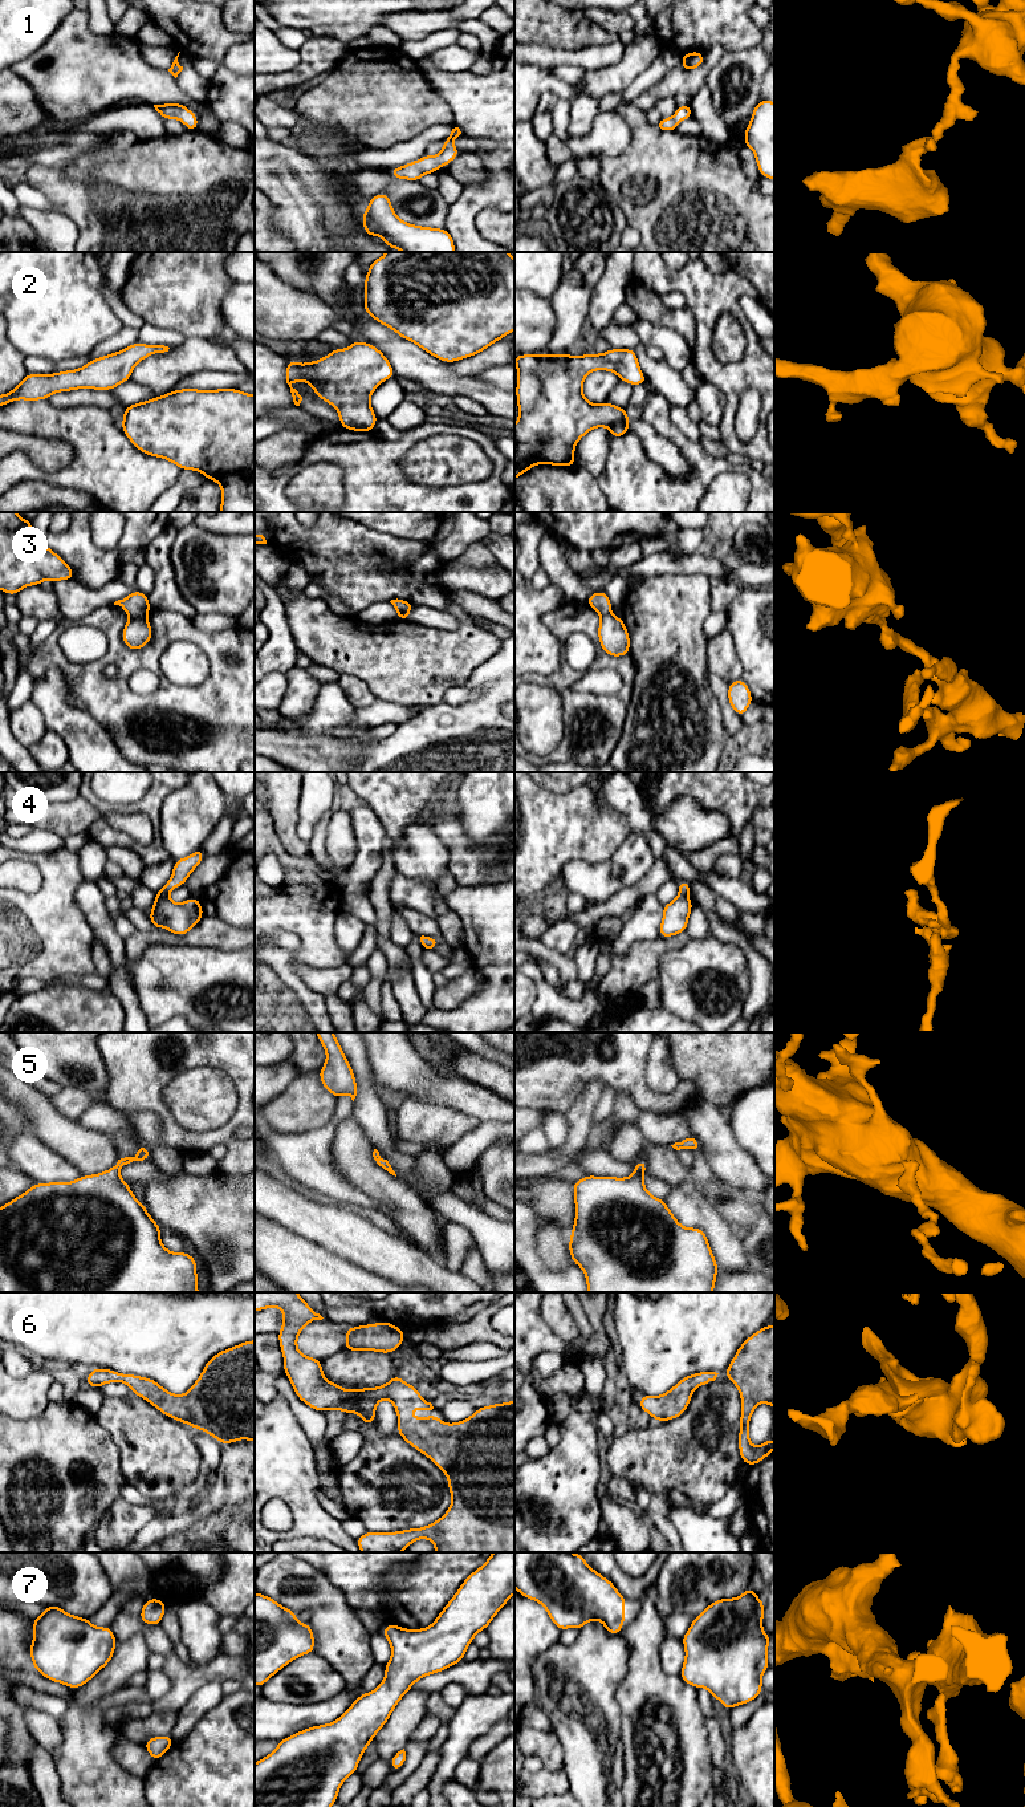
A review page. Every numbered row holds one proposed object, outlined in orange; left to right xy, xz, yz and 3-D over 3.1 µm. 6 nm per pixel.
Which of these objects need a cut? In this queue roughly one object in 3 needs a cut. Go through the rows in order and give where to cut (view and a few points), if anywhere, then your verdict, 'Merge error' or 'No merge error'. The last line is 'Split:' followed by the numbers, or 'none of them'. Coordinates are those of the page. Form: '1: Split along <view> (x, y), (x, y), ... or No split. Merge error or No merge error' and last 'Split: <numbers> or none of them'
1: No split. No merge error
2: No split. No merge error
3: Split along xy (145, 613), (131, 617). Merge error
4: No split. No merge error
5: No split. No merge error
6: No split. No merge error
7: No split. No merge error
Split: 3

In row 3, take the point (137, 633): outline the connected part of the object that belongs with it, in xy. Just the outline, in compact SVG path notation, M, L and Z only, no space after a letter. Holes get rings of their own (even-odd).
M146 614L131 617L122 630L122 639L130 650L141 650L151 638L152 629Z

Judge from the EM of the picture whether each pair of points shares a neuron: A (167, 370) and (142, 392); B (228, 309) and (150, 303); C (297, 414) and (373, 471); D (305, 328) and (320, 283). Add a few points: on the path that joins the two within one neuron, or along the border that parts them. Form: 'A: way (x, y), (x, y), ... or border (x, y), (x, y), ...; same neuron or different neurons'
A: border (129, 380), (146, 386), (155, 394), (163, 394); different neurons
B: border (234, 283), (220, 305), (220, 315), (238, 334); different neurons
C: border (322, 437), (310, 439); different neurons
D: border (287, 284), (320, 297), (342, 313); different neurons

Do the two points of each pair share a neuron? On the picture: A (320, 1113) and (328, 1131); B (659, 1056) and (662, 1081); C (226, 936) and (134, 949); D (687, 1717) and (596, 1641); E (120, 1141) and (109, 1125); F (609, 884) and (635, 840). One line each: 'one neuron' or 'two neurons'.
A: two neurons
B: one neuron
C: one neuron
D: two neurons
E: two neurons
F: one neuron

